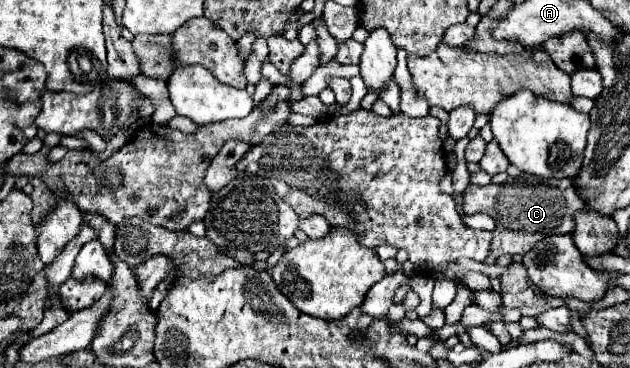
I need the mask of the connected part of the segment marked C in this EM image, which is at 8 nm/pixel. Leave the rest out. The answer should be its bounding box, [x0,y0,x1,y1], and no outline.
[464,178,586,254]

